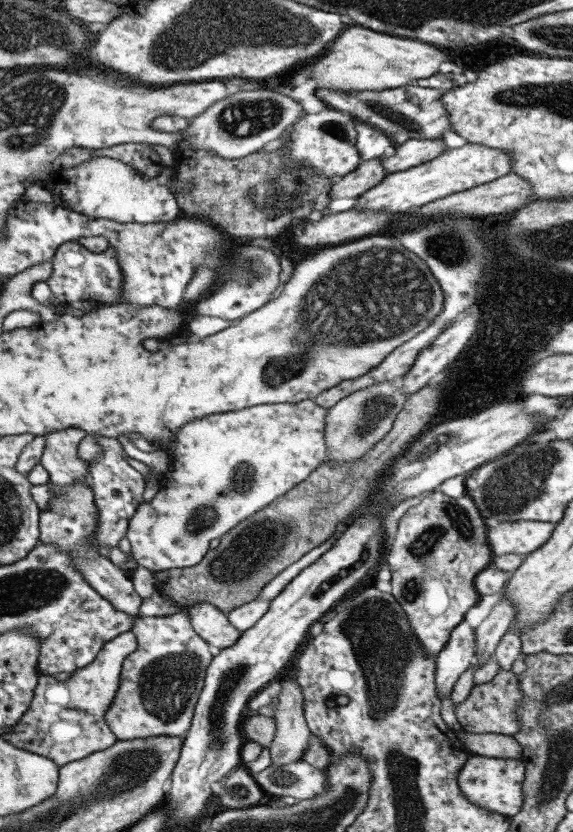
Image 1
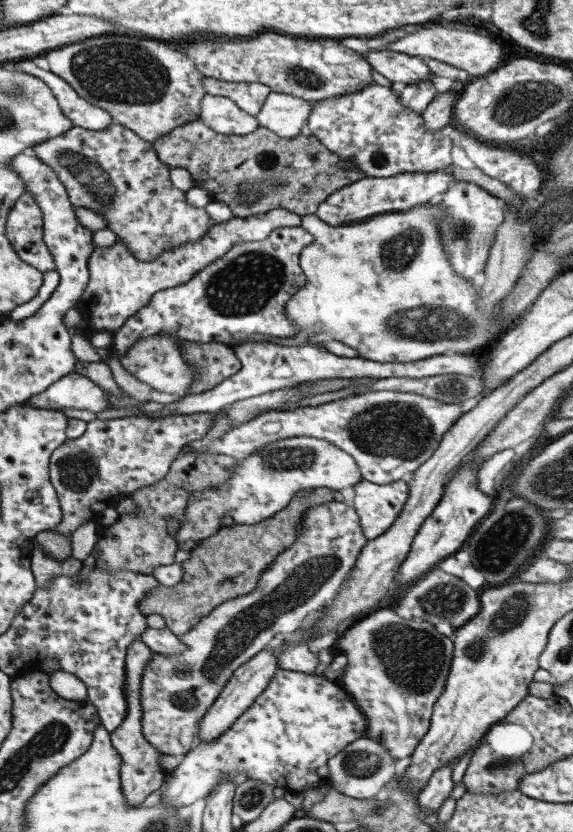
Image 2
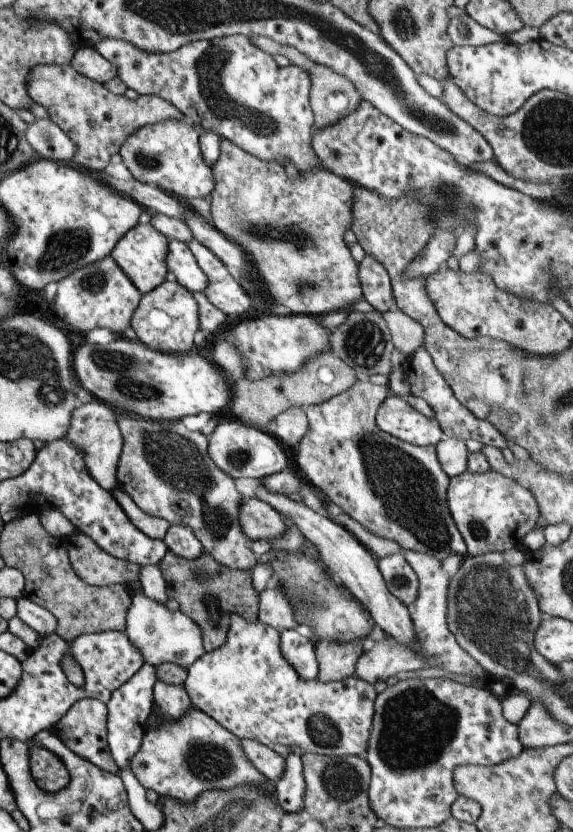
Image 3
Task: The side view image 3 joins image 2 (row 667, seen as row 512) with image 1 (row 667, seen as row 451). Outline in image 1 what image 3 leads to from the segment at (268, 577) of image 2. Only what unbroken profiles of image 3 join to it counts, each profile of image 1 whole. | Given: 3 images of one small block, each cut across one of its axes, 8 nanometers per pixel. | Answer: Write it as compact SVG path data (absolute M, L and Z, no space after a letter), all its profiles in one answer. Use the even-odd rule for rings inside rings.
M178 611L169 616L137 616L130 630L136 638L136 649L128 654L120 666L118 688L104 719L111 733L118 740L134 740L148 737L181 737L189 728L195 703L204 683L205 669L213 654L207 644L193 630L186 612Z

